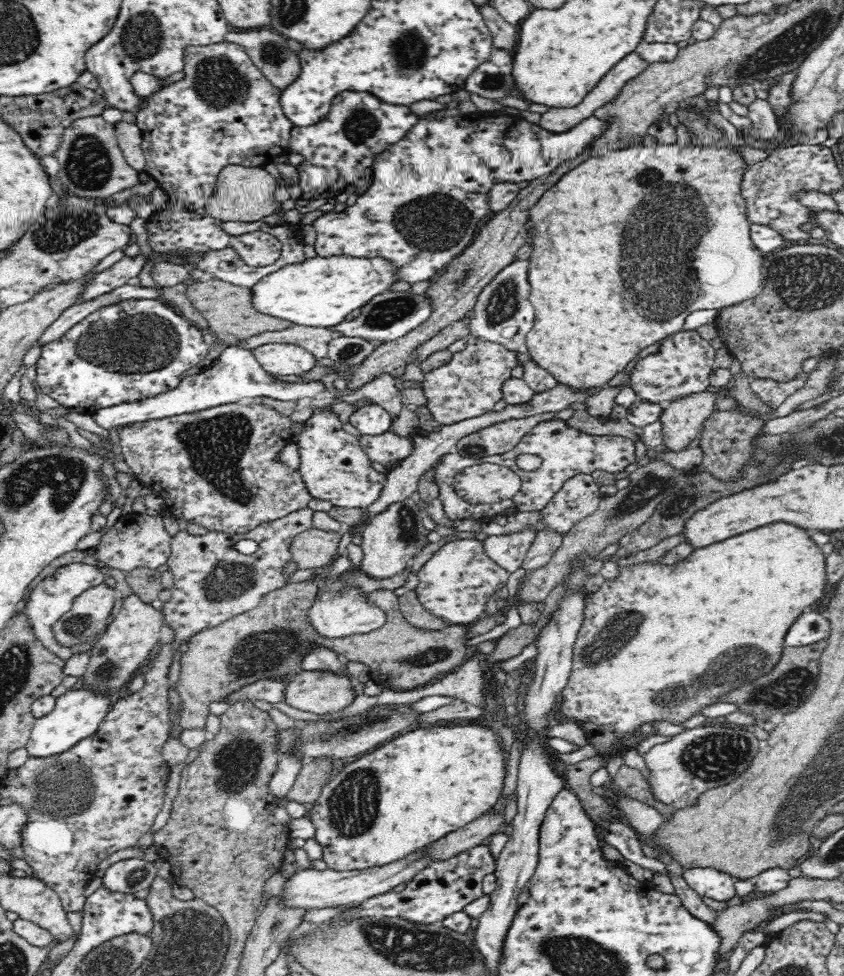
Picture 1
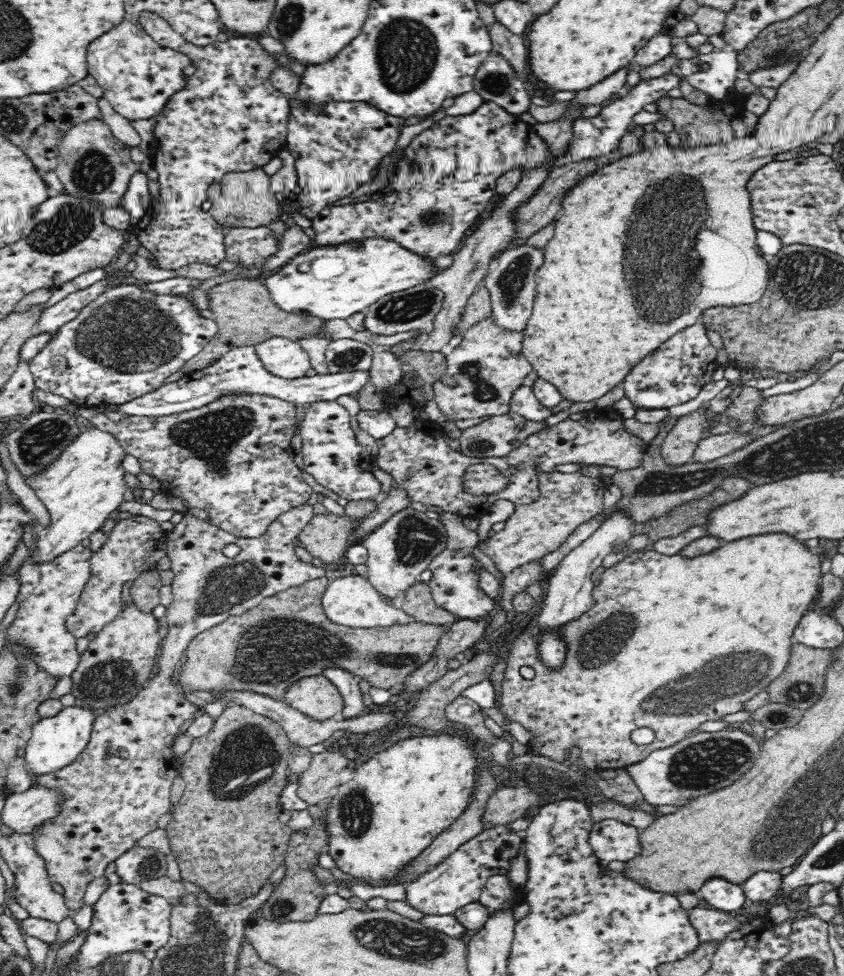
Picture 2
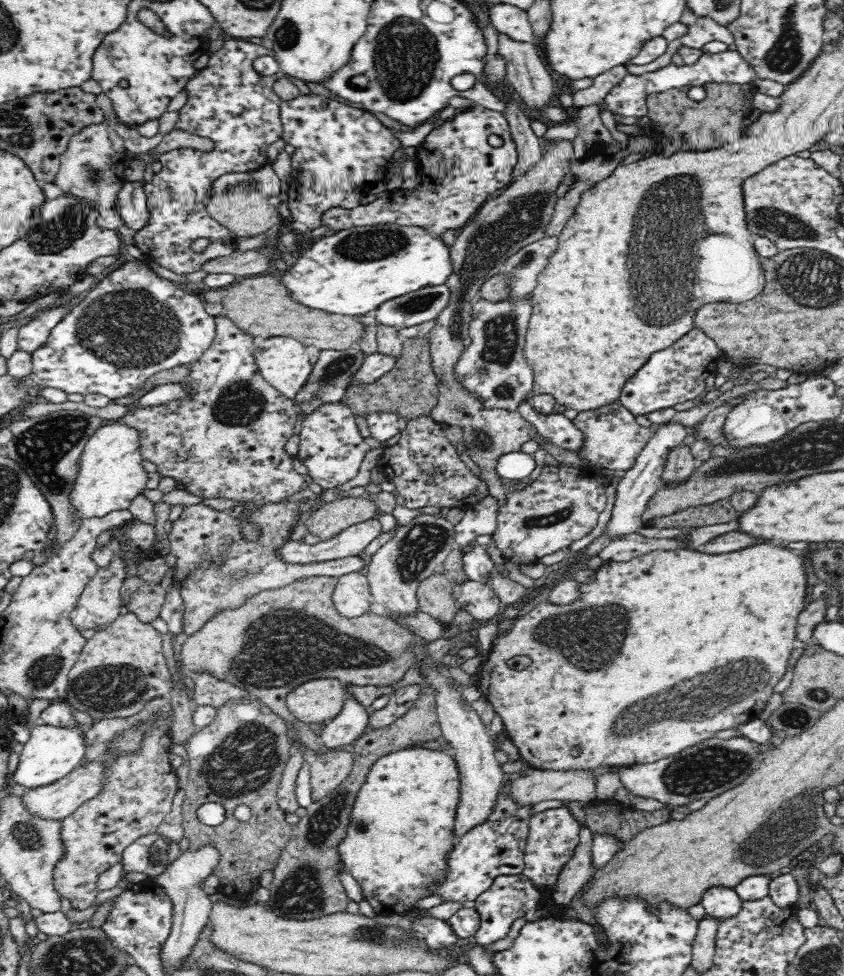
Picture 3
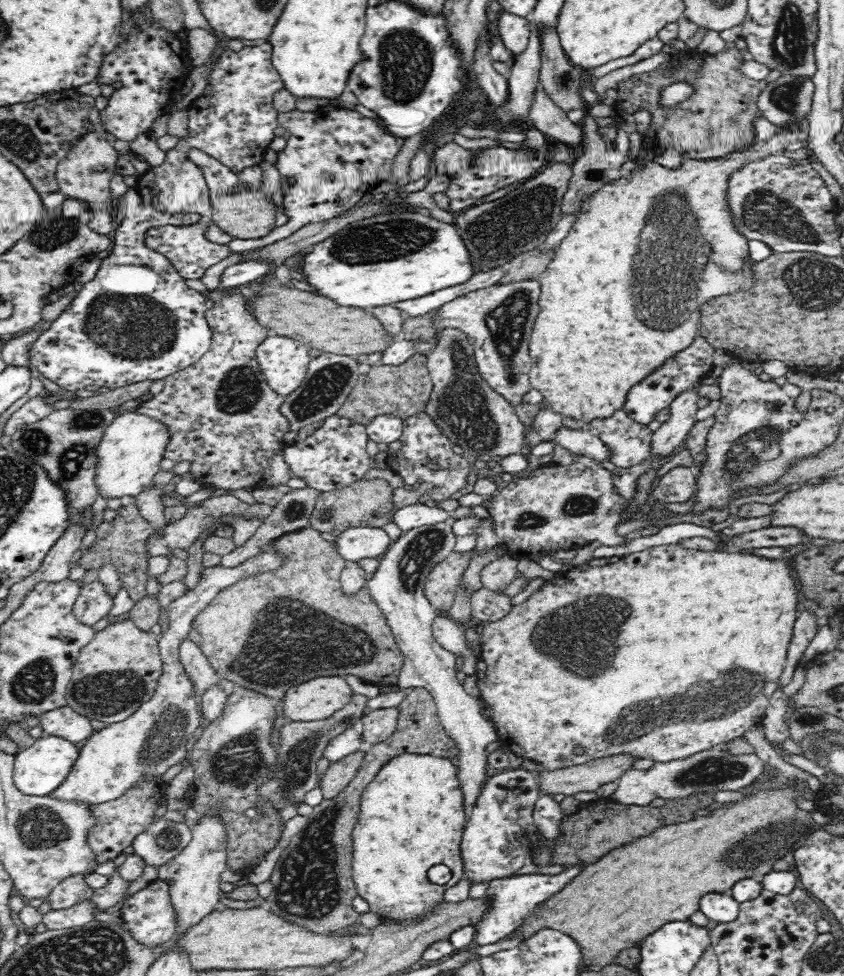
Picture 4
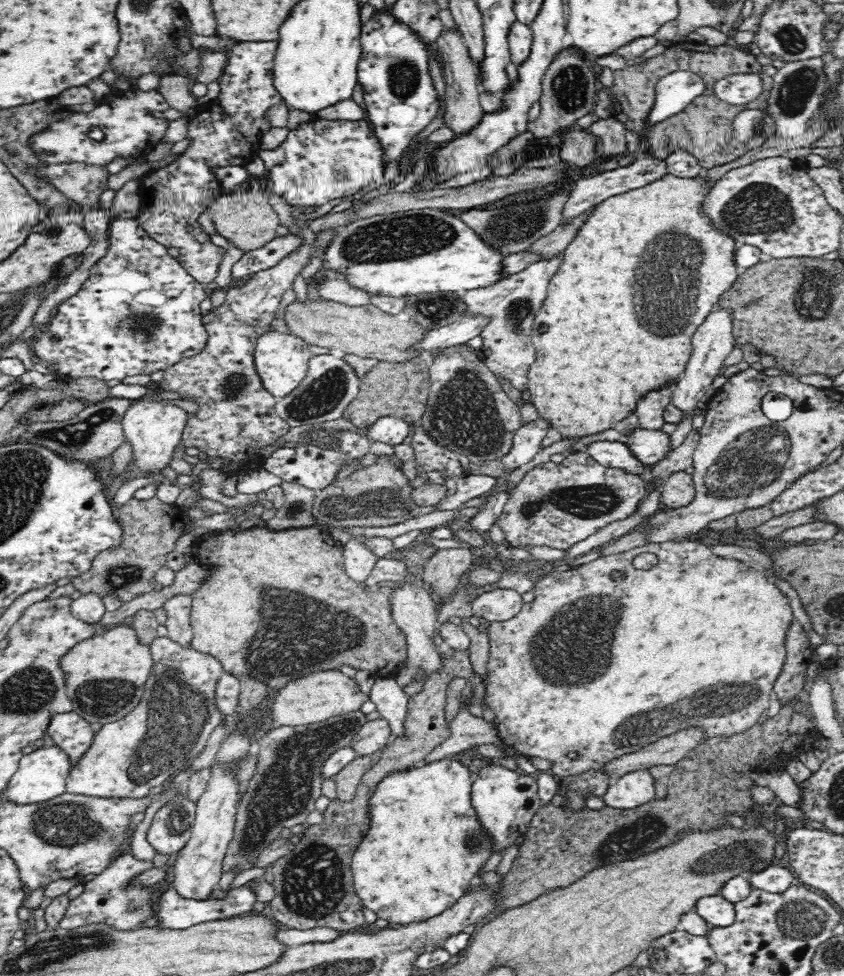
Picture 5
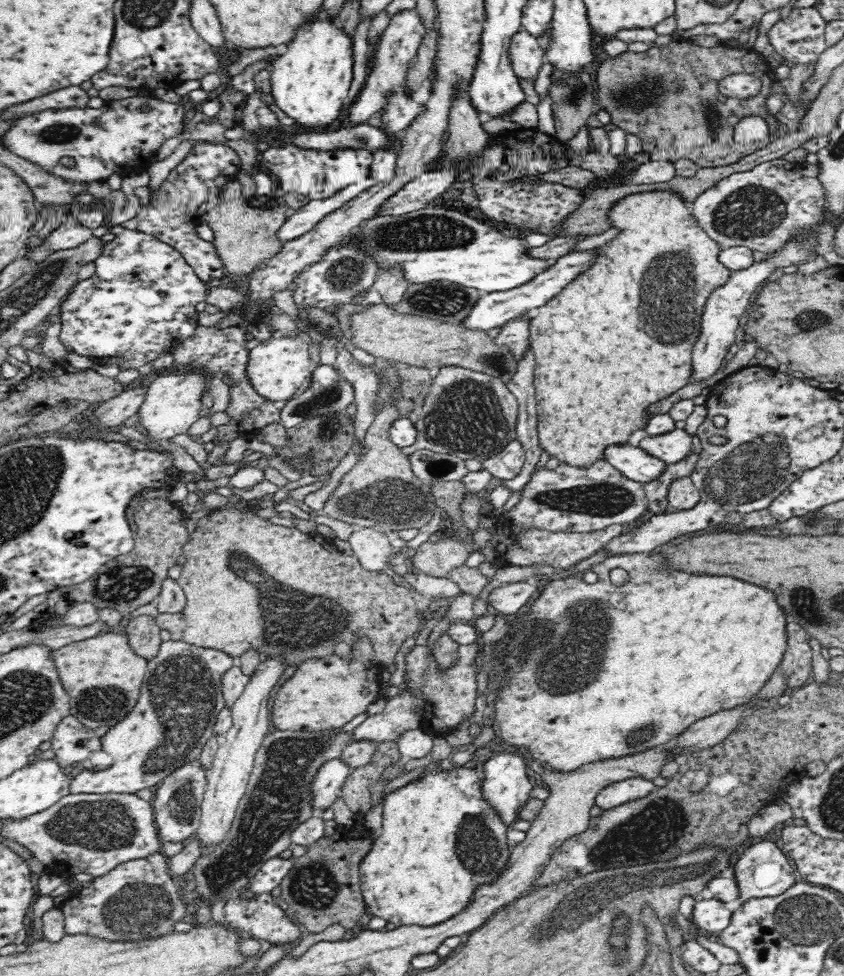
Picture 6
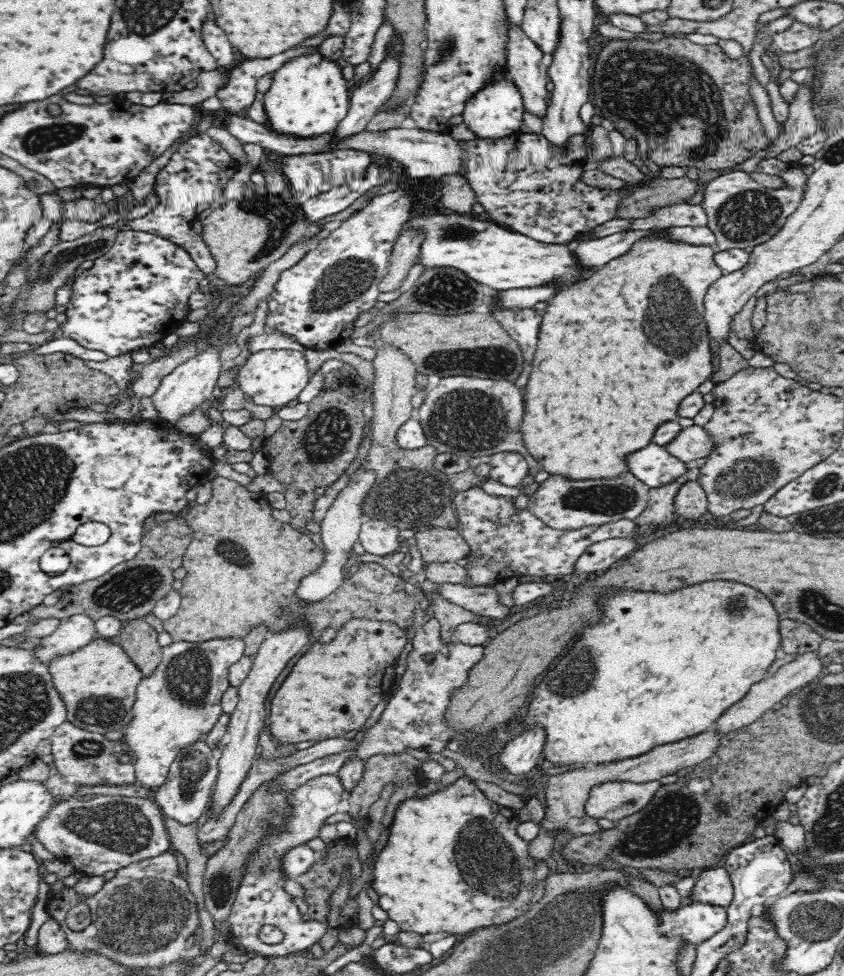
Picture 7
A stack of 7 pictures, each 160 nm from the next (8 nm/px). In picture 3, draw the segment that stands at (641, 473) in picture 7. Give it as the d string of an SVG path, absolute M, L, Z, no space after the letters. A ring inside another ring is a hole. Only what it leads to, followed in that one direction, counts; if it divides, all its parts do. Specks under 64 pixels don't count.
M522 400L517 411L538 430L540 437L549 438L557 447L568 451L578 451L584 443L584 433L576 425L564 417L558 409L554 413L542 414L527 400Z

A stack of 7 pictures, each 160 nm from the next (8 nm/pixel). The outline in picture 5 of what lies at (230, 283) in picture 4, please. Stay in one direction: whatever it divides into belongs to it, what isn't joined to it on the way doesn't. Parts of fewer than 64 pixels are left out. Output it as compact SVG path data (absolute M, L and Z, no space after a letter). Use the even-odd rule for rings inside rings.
M288 234L283 238L275 238L262 248L245 252L231 268L233 280L242 280L251 278L253 274L261 270L276 266L286 255L294 252L302 241L300 238Z

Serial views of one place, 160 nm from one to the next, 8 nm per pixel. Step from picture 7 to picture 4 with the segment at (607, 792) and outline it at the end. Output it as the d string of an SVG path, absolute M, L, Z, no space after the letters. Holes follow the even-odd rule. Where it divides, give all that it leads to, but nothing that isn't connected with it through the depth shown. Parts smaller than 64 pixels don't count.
M723 745L696 752L670 762L655 762L647 770L628 769L619 779L612 798L625 805L649 805L655 798L685 799L693 794L711 794L722 790L740 790L763 776L764 762L754 754L732 754Z

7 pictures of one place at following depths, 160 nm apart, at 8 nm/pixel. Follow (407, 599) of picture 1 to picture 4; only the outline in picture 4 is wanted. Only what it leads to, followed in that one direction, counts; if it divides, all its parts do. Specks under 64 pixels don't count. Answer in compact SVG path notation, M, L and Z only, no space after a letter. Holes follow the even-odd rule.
M470 551L453 552L444 562L436 564L424 584L424 596L436 610L446 611L454 604L456 586L463 580L469 566Z

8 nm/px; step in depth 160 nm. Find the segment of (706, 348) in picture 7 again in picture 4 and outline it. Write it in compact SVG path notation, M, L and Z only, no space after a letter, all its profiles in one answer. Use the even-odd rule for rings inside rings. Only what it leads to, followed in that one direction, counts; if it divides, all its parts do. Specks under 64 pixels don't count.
M796 120L788 122L782 128L776 126L776 132L771 137L758 142L754 140L748 146L736 148L724 156L718 158L688 158L681 160L677 168L667 168L655 161L639 163L638 167L630 172L624 172L620 178L606 182L604 186L596 189L580 206L573 228L568 236L554 250L552 260L546 264L546 270L538 276L540 283L540 296L538 306L540 310L534 322L531 335L529 336L529 355L532 366L529 372L531 388L541 392L543 400L554 412L563 416L571 416L576 420L590 422L594 418L608 418L614 412L624 406L628 390L638 384L642 378L646 378L652 370L656 370L664 360L674 356L676 352L688 348L699 331L700 310L709 300L722 295L737 293L738 291L749 291L754 284L752 270L753 261L749 257L749 240L740 235L733 216L727 203L727 188L730 175L739 171L744 165L752 161L761 161L764 157L782 154L793 142L806 144L808 138L808 122Z

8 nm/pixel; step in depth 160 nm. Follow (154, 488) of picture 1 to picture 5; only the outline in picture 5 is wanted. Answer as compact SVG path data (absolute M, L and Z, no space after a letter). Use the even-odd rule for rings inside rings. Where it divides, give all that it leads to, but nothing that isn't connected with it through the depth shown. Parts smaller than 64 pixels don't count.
M335 232L318 234L315 247L300 245L294 252L278 261L276 266L253 274L244 286L226 288L224 302L220 306L212 308L208 314L202 315L201 321L209 334L203 351L167 368L159 382L160 390L176 392L176 394L180 394L178 399L188 399L198 405L195 413L186 412L188 418L186 418L186 427L183 431L180 446L185 451L194 447L202 454L206 454L208 459L225 460L225 464L229 464L229 470L224 473L226 479L232 478L232 476L240 476L242 472L248 474L248 472L264 470L266 458L259 454L259 451L267 446L274 445L290 431L288 423L274 411L275 396L272 396L264 388L262 379L257 373L255 346L260 336L273 330L271 324L276 318L282 294L292 286L294 276L300 273L300 270L304 268L304 265L312 256L320 255L320 252L330 244L330 240L334 235Z

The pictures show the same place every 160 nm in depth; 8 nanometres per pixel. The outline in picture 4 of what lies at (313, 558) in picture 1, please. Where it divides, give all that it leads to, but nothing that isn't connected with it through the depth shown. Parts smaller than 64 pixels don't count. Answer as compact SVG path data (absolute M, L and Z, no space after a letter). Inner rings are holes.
M361 480L345 488L329 491L316 502L308 526L320 532L329 532L335 537L346 528L358 526L384 526L392 522L395 513L393 488L386 480Z

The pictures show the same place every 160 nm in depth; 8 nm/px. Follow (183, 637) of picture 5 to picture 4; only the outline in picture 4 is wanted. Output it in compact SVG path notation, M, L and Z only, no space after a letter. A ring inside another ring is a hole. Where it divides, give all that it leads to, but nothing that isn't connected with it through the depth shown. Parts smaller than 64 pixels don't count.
M189 638L180 643L179 657L198 698L201 698L211 686L219 683L221 677L212 668L208 657Z

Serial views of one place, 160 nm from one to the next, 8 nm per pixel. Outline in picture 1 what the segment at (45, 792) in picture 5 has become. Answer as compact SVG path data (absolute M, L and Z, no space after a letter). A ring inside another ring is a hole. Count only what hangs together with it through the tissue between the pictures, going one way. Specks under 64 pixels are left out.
M81 683L68 689L55 698L55 708L47 716L35 719L30 740L25 748L29 756L50 756L66 752L76 742L92 736L99 728L102 719L108 715L113 706L110 692L98 692L86 688Z

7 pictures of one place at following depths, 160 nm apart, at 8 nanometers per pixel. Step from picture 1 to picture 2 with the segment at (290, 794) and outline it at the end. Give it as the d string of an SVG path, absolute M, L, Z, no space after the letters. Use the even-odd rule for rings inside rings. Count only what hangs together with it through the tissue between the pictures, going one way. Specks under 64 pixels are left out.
M337 747L313 754L312 758L309 768L297 780L296 795L309 805L318 805L333 796L340 784L340 772L347 767L347 759Z

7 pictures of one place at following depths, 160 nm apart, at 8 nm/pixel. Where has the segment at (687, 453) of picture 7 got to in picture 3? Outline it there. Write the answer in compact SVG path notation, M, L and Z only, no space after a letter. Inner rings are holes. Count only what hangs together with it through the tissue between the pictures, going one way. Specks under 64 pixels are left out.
M610 404L594 410L580 411L572 420L584 433L583 446L575 451L581 453L595 467L603 467L608 471L628 471L634 467L640 452L644 450L654 430L641 426L634 419L634 415L622 404Z

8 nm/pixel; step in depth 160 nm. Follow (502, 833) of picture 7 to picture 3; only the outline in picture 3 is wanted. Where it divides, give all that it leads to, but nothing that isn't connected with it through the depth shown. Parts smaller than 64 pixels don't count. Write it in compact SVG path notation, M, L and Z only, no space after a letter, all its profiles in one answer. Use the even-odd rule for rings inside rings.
M404 747L385 754L382 758L378 758L372 768L368 770L366 782L360 786L356 800L352 804L352 812L350 812L350 824L346 828L346 836L342 838L342 842L338 844L338 855L342 861L343 868L352 874L363 890L364 898L374 907L374 913L382 918L393 915L402 915L412 911L415 906L414 902L420 898L430 896L428 884L434 880L444 880L446 876L446 860L448 852L454 845L454 833L452 833L453 824L455 822L455 814L457 812L457 804L460 802L460 772L458 772L452 753L441 751L438 749L429 749L427 747Z

